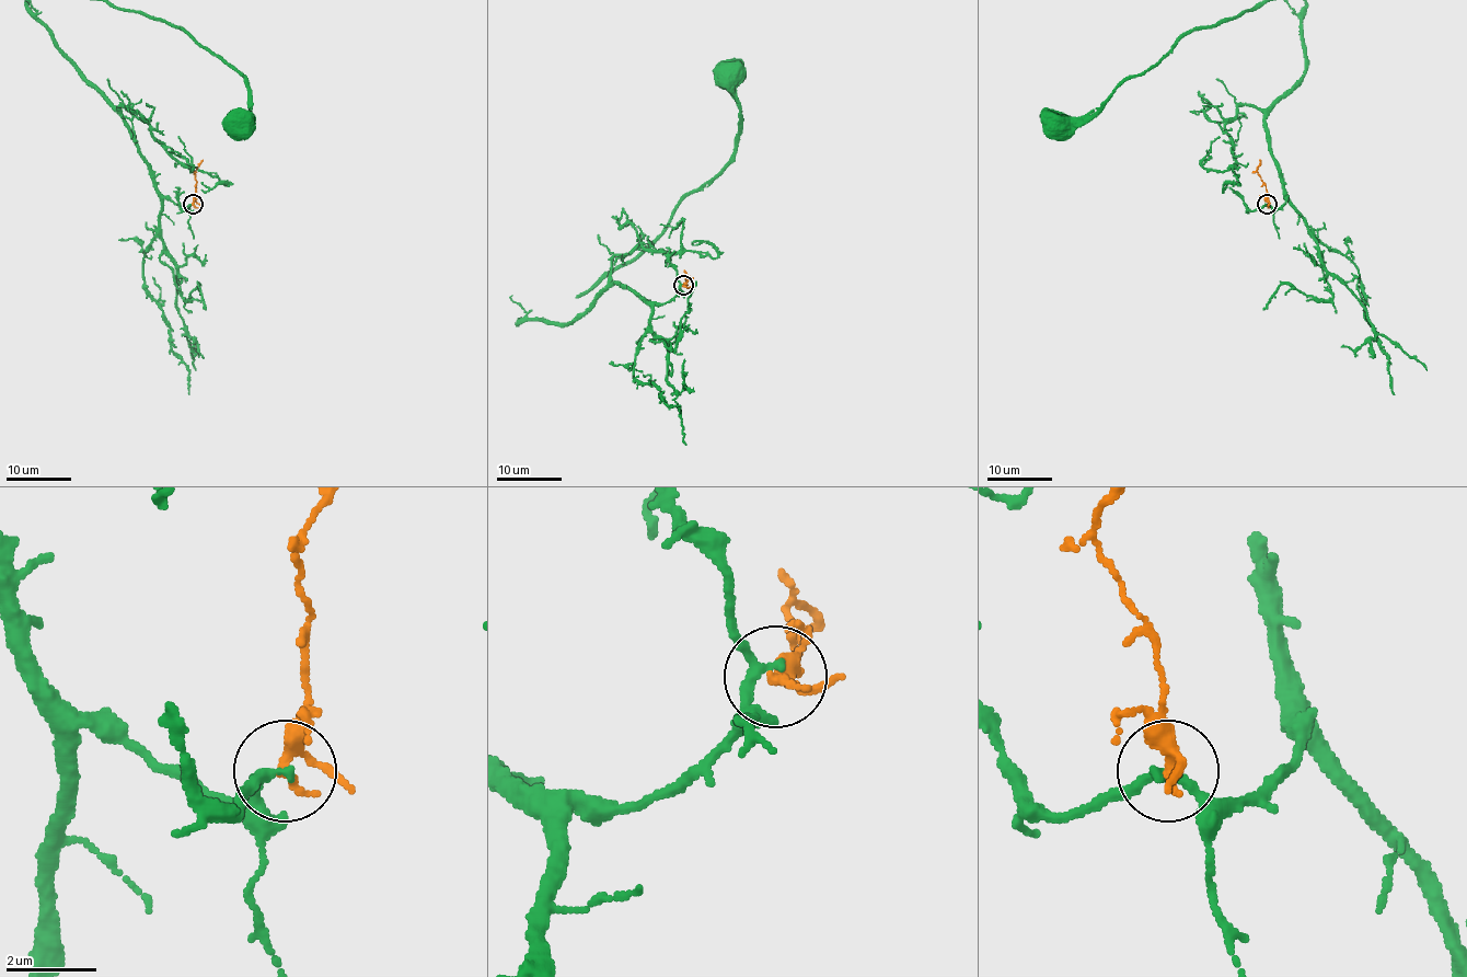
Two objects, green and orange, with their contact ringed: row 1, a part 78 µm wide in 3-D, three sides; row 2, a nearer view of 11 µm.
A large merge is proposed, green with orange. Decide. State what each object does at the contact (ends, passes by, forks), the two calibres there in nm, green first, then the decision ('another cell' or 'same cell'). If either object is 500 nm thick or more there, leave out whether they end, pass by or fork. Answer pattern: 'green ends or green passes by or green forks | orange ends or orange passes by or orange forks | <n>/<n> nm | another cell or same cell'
green passes by | orange passes by | 220/280 nm | another cell

